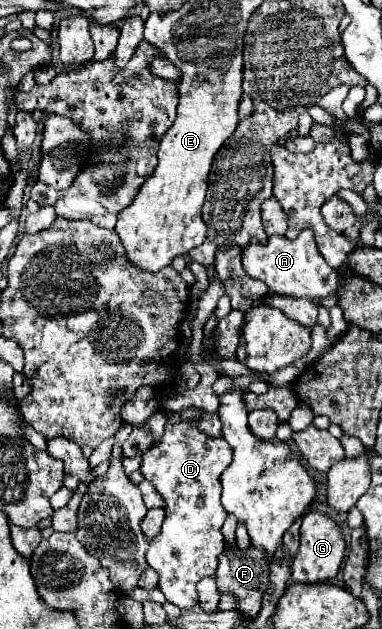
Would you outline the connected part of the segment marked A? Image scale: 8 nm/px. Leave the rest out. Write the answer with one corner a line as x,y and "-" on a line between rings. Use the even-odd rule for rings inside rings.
304,230
296,240
288,240
286,236
270,236
266,244
250,240
250,244
242,250
242,264
248,276
268,284
272,294
312,300
334,294
338,290
340,276
334,268
326,264
326,260
318,252
314,244
314,234
310,230

